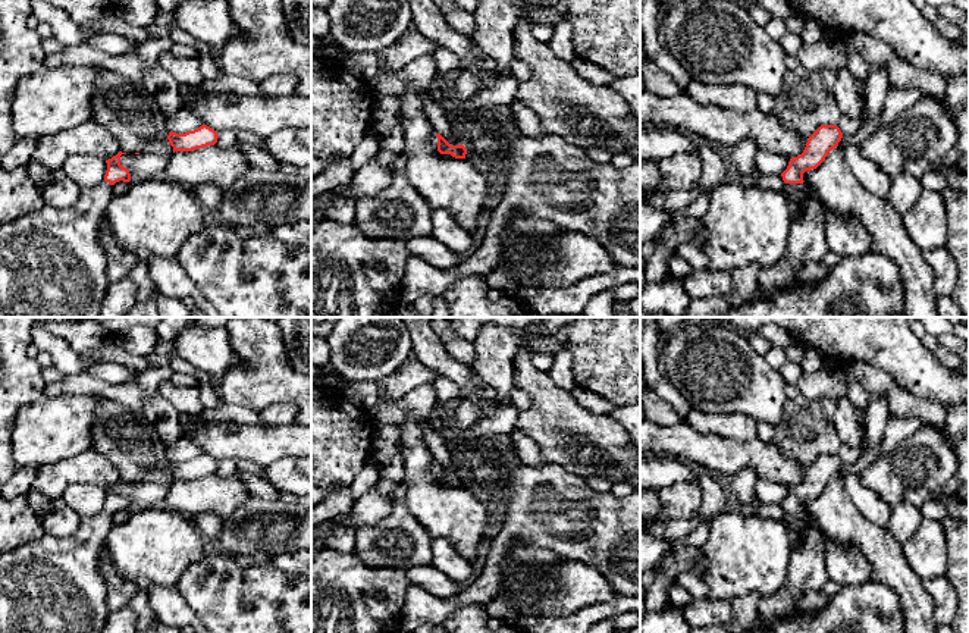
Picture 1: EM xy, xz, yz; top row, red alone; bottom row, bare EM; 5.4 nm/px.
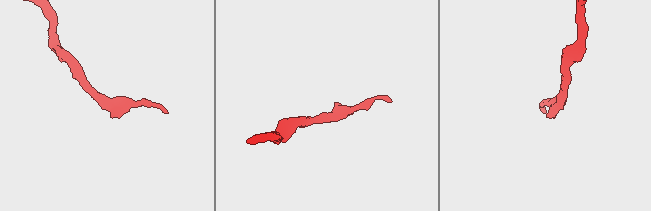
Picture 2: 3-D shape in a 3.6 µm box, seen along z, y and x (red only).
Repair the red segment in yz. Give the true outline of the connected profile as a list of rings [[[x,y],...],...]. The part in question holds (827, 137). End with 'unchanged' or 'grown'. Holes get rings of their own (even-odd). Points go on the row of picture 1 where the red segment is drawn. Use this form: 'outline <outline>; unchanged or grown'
outline [[[821,125],[806,142],[802,154],[790,159],[787,169],[781,173],[785,188],[783,192],[791,204],[802,203],[806,195],[803,173],[816,169],[828,153],[841,141],[841,131],[837,125]]]; grown

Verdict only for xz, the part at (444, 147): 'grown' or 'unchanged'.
grown

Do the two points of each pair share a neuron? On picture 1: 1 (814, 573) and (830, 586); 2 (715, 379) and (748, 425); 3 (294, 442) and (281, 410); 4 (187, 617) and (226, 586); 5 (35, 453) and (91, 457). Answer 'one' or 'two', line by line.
1: two
2: two
3: two
4: two
5: two

